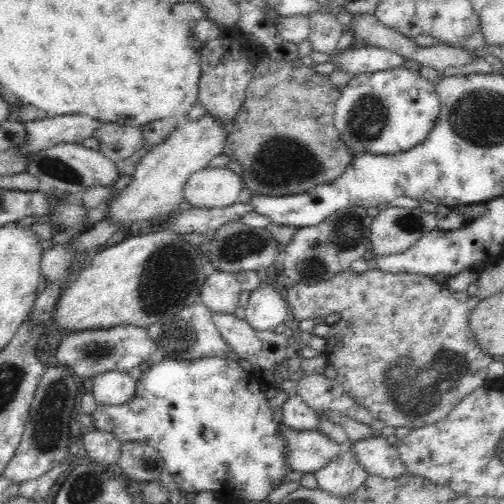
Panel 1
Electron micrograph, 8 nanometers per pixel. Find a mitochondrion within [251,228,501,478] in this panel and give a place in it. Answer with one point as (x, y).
(418, 385)

